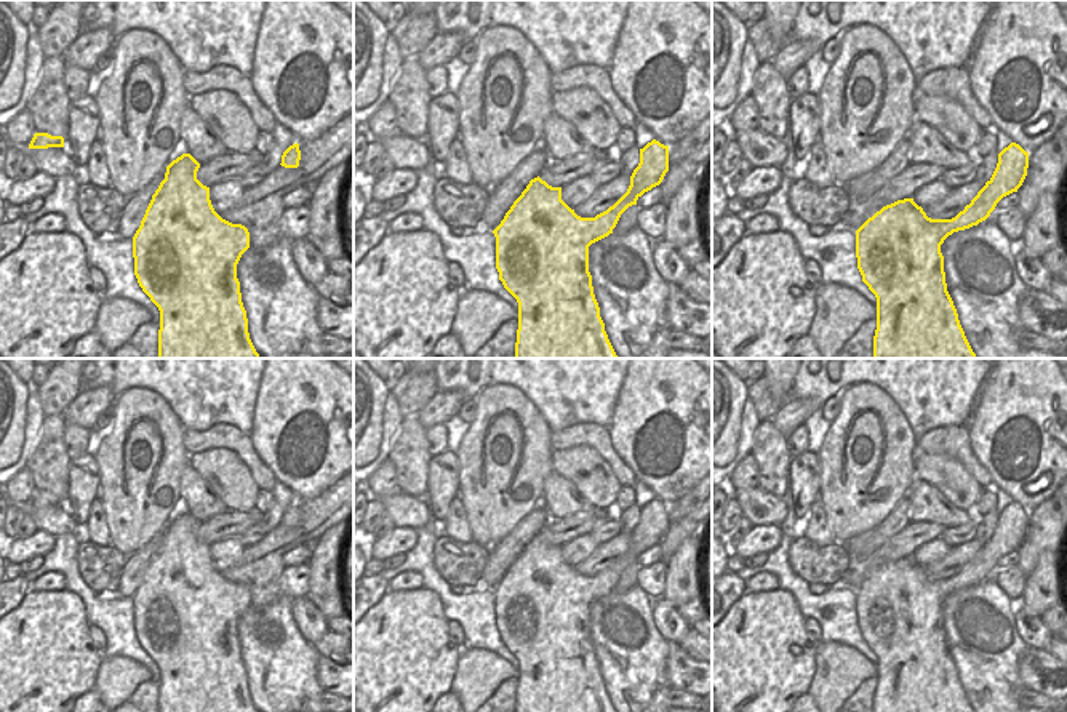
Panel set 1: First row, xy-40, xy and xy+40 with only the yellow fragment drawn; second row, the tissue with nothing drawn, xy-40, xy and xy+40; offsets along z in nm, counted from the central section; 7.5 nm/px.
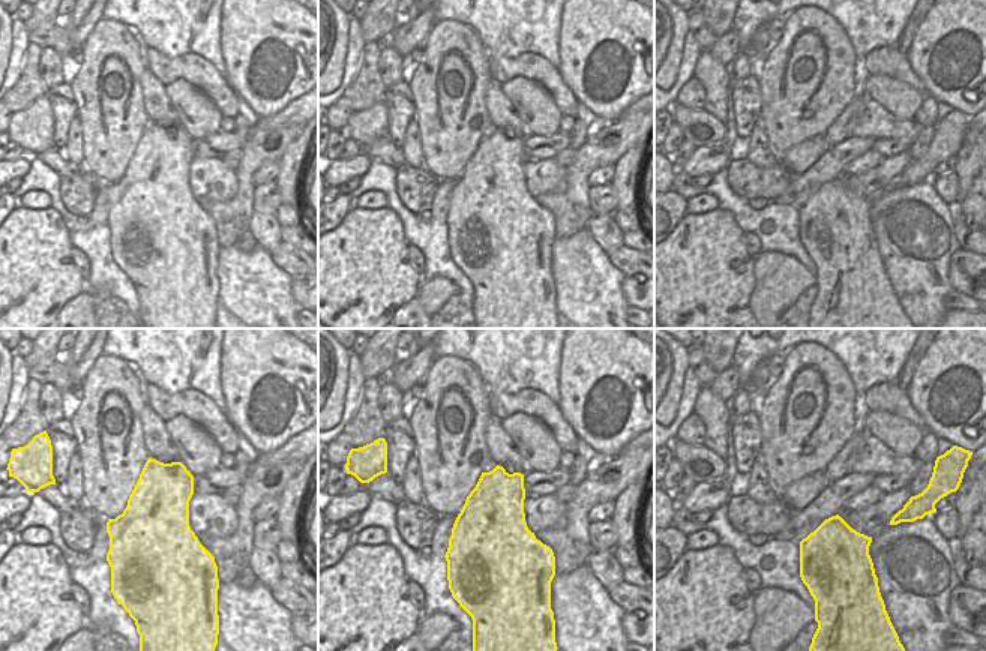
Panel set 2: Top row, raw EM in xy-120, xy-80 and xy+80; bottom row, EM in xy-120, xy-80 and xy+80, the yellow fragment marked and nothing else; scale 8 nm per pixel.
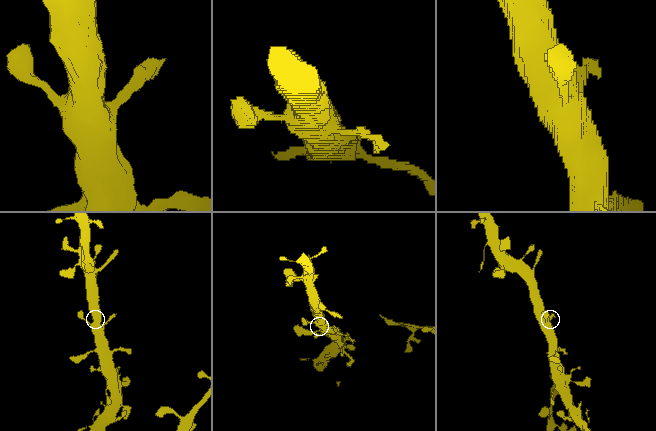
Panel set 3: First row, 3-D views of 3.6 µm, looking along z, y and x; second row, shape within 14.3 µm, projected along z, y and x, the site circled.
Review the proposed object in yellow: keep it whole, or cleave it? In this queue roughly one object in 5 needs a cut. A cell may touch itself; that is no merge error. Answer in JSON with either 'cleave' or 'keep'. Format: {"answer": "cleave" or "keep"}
{"answer": "keep"}

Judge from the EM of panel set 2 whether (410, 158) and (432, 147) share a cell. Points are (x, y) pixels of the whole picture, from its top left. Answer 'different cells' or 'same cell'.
different cells

